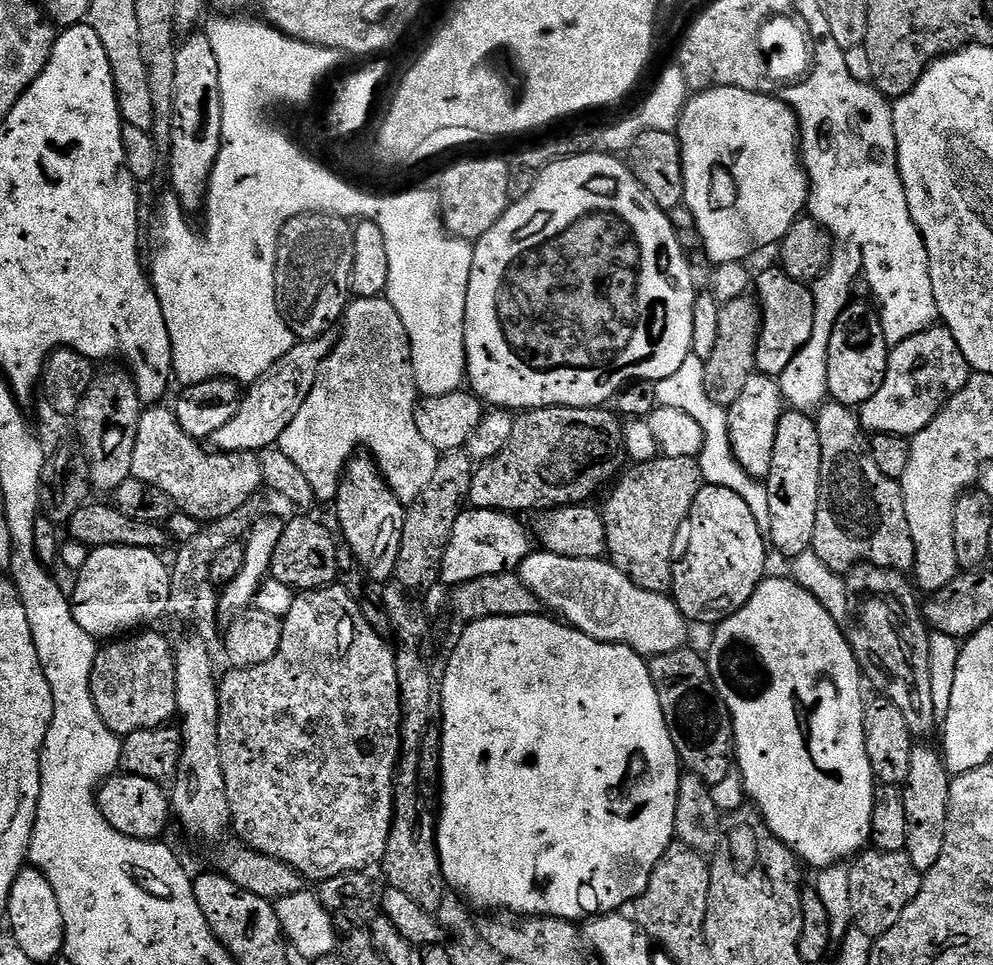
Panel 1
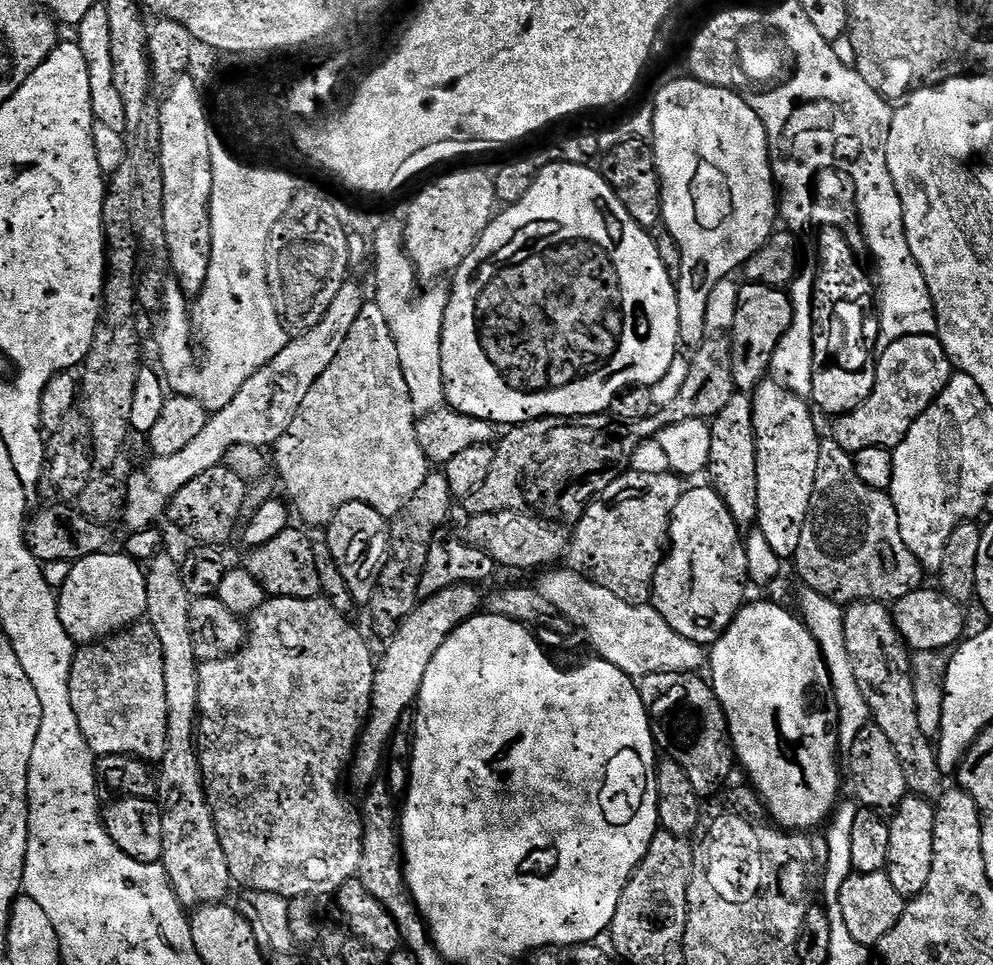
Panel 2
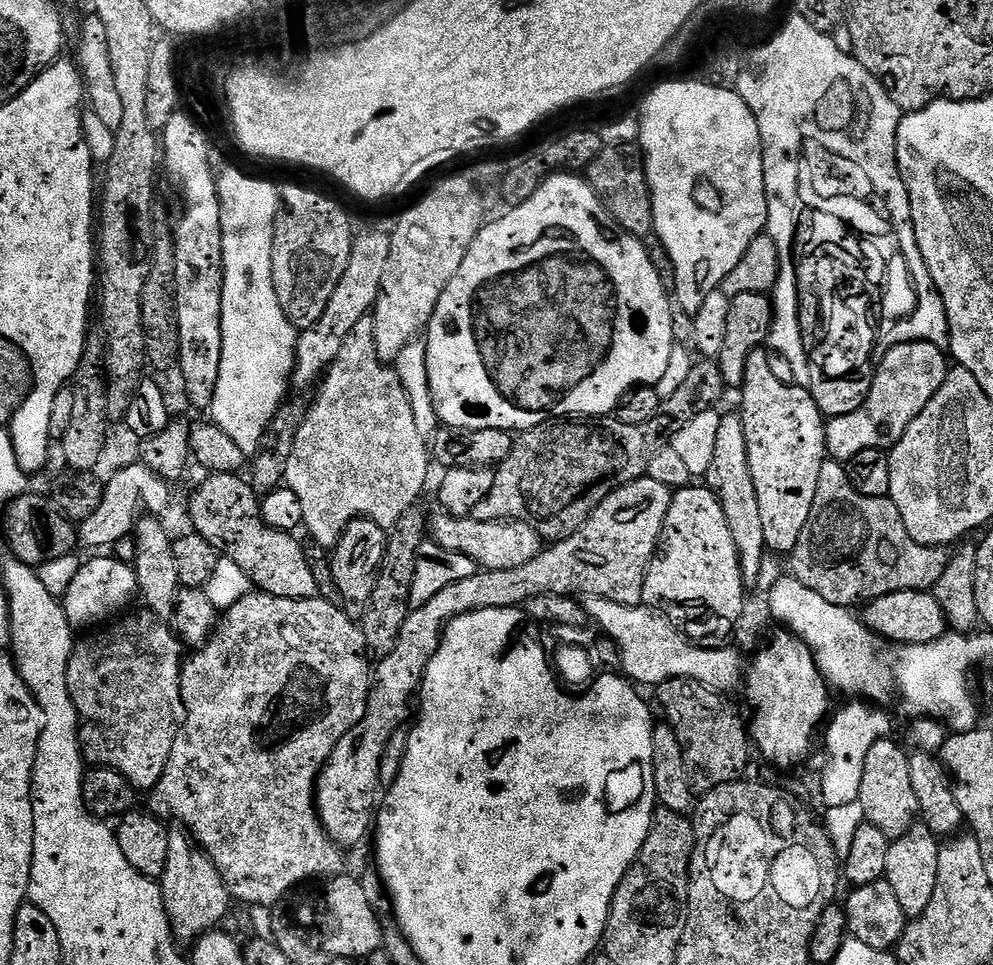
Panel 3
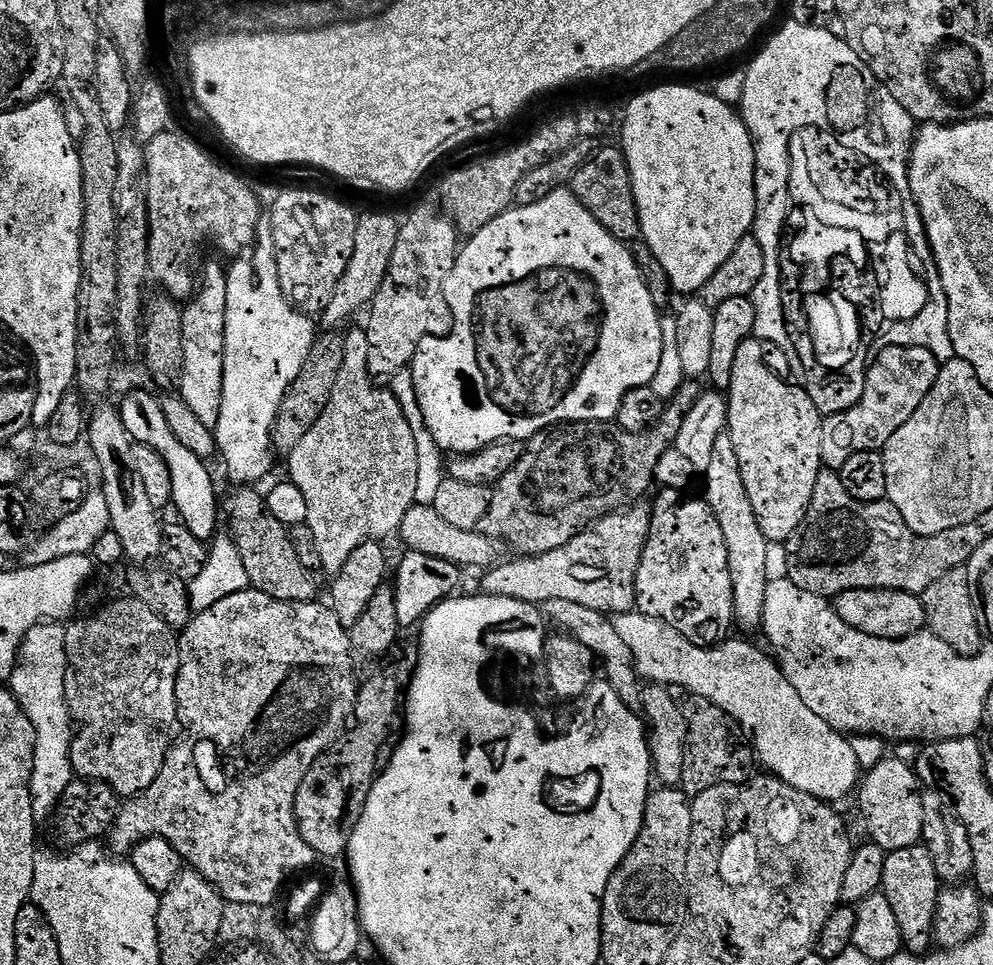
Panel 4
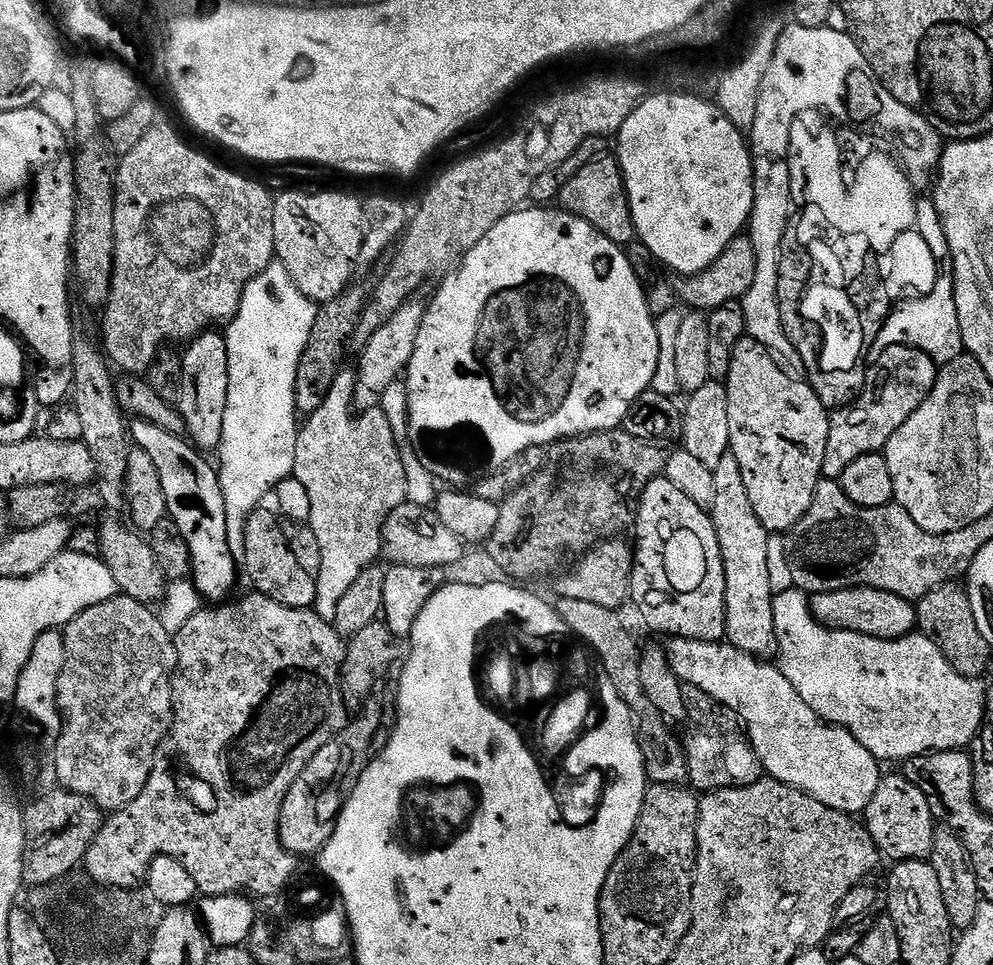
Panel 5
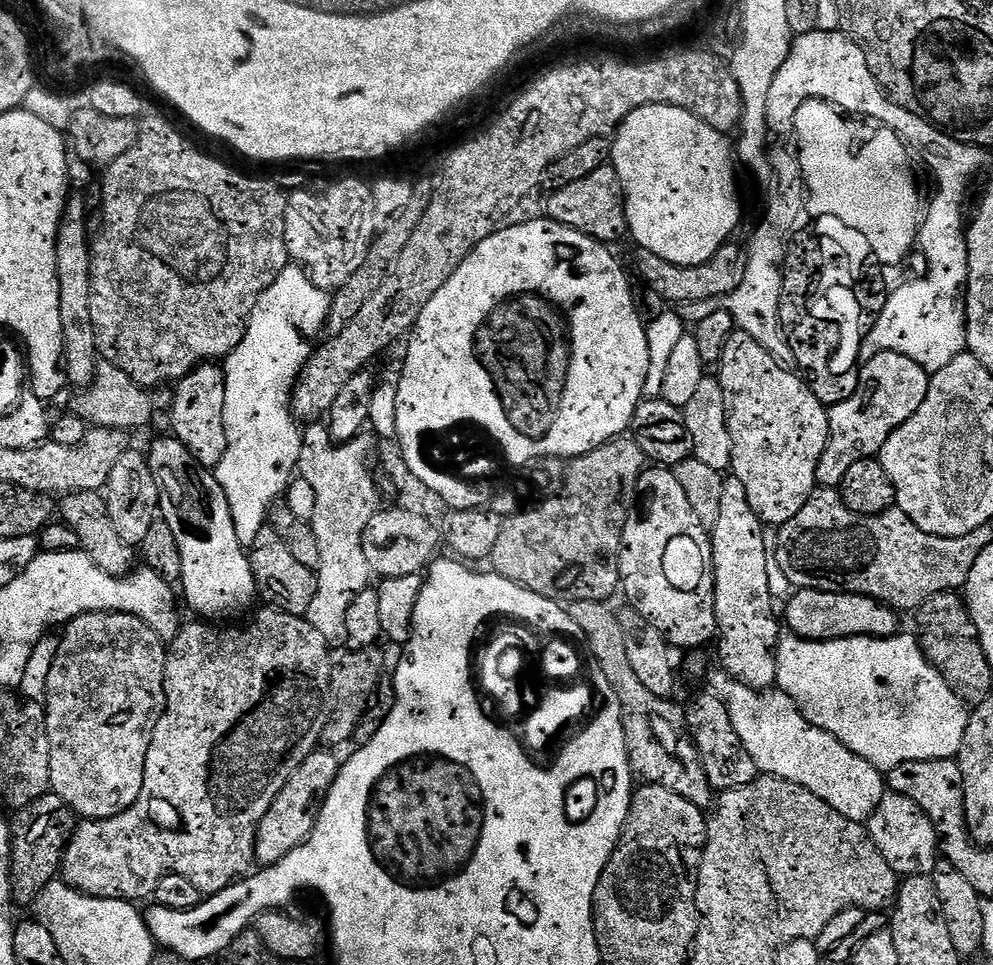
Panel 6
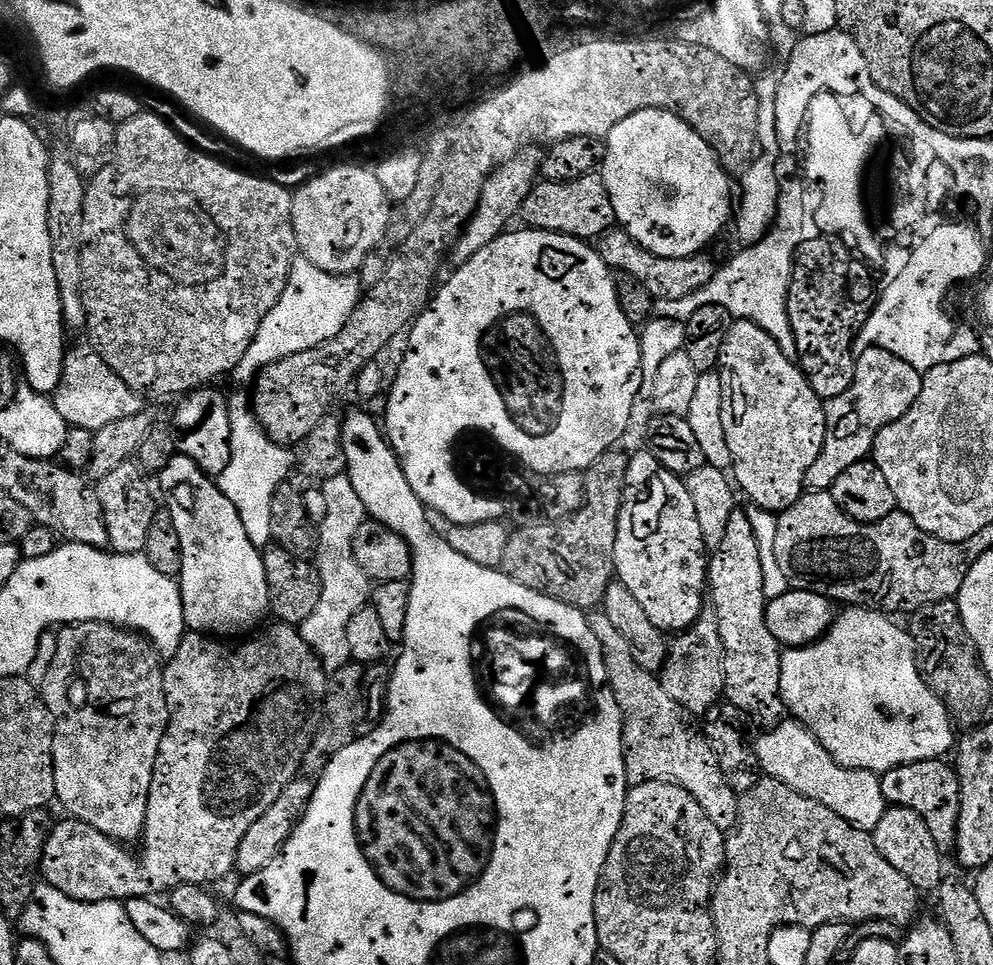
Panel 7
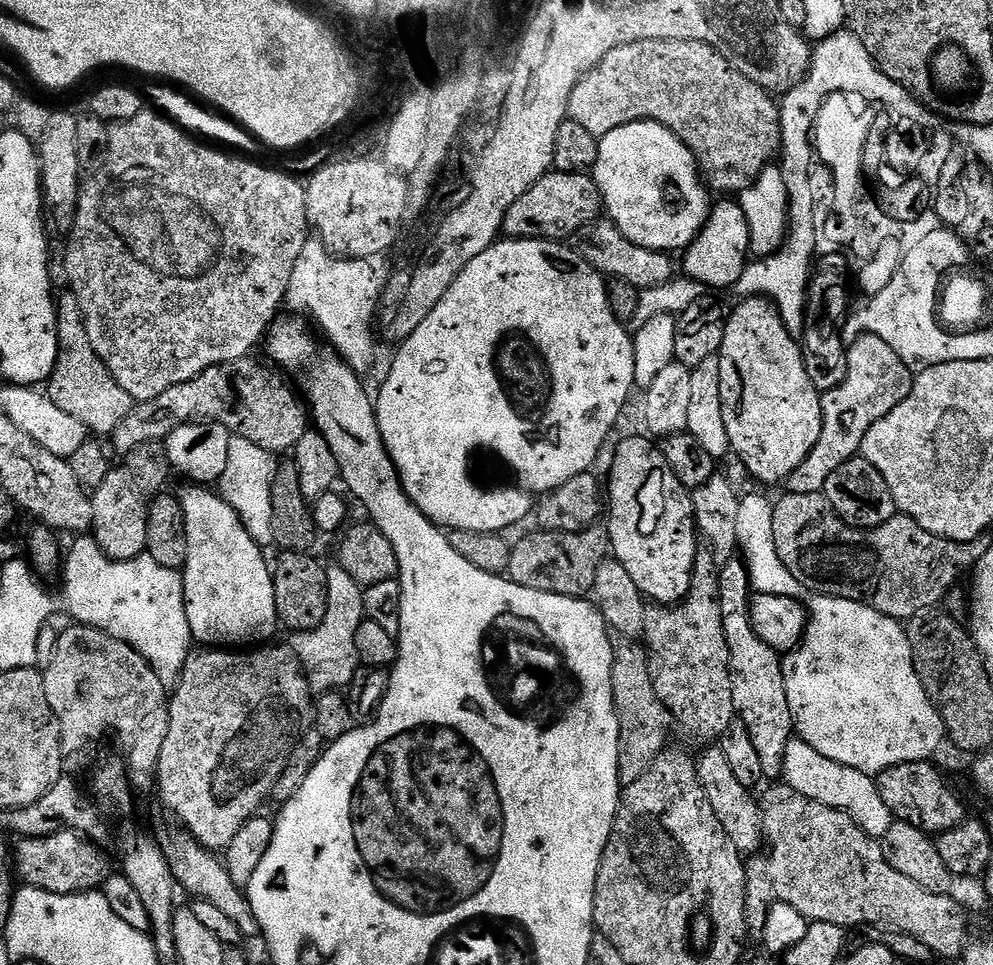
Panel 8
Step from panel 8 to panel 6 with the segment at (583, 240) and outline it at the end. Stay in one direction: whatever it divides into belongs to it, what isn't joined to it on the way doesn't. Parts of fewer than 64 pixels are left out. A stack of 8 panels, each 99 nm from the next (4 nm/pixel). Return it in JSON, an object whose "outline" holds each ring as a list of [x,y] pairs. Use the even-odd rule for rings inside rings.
{"outline":[[[736,242],[723,244],[710,258],[710,262],[698,266],[678,266],[658,258],[653,252],[641,251],[640,268],[648,279],[648,284],[664,300],[673,300],[676,306],[686,303],[701,302],[703,299],[718,298],[730,295],[746,274],[747,258],[745,249],[736,245]]]}

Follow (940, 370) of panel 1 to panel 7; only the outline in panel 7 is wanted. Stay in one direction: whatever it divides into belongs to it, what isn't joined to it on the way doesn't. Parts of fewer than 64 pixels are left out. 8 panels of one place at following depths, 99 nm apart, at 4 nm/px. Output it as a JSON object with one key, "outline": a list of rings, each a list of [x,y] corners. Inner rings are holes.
{"outline":[[[874,347],[856,357],[854,382],[846,394],[827,401],[824,405],[826,414],[826,438],[814,466],[810,466],[807,487],[812,490],[828,490],[845,470],[850,470],[854,462],[869,459],[878,434],[890,422],[898,422],[902,414],[914,406],[918,394],[922,394],[923,375],[910,362],[902,362],[898,354],[890,350]]]}

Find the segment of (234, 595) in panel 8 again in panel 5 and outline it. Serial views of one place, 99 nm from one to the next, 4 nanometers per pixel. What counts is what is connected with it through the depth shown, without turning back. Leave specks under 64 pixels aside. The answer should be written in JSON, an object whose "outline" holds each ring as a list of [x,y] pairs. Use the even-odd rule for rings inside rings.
{"outline":[[[145,420],[131,421],[130,440],[135,447],[146,450],[146,455],[154,462],[154,470],[158,470],[158,482],[162,484],[168,507],[166,516],[176,523],[178,534],[186,538],[192,563],[190,579],[197,591],[208,602],[231,597],[236,572],[238,576],[238,560],[232,556],[227,542],[226,502],[222,498],[217,469],[213,465],[211,468],[204,461],[207,459],[184,436],[170,434],[162,430],[162,426],[154,426]]]}

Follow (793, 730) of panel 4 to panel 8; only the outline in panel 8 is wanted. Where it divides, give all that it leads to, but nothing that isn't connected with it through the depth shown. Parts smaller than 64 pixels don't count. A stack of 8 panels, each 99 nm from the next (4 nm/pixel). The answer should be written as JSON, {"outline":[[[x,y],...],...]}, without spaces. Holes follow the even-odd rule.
{"outline":[[[793,738],[786,746],[782,780],[798,790],[798,794],[814,802],[822,802],[822,806],[837,808],[839,812],[846,813],[868,836],[884,836],[894,822],[890,810],[886,810],[886,802],[882,802],[882,794],[878,794],[875,779],[869,773],[842,766],[818,754],[818,750],[814,750],[814,746],[805,740]]]}

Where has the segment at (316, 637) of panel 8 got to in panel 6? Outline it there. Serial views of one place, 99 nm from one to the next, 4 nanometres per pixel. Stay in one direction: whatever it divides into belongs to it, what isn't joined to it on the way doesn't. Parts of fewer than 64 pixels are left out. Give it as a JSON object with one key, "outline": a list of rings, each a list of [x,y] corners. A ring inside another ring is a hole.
{"outline":[[[320,422],[309,423],[302,432],[298,476],[310,482],[314,490],[314,518],[310,523],[314,538],[318,538],[320,554],[320,566],[315,569],[318,590],[306,618],[332,646],[339,640],[347,641],[346,610],[350,610],[350,602],[354,602],[373,579],[370,562],[366,562],[366,553],[362,550],[362,534],[370,518],[380,511],[382,501],[376,476],[372,473],[372,452],[374,456],[378,444],[367,435],[361,434],[345,444],[337,444]]]}

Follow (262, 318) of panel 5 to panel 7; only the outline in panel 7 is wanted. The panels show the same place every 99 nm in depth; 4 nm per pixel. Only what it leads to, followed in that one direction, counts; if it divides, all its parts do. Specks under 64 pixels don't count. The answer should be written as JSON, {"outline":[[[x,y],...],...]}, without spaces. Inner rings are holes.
{"outline":[[[297,258],[290,270],[286,290],[282,290],[282,298],[278,298],[274,310],[266,314],[250,350],[246,350],[235,370],[235,379],[255,381],[257,374],[266,366],[282,358],[290,358],[290,354],[302,354],[302,350],[330,342],[330,338],[337,336],[342,326],[346,326],[361,299],[362,285],[355,275],[336,276],[314,266],[314,262]],[[247,395],[232,396],[228,401],[230,414],[230,466],[218,478],[218,483],[226,498],[234,502],[242,518],[242,526],[256,542],[257,548],[264,550],[273,543],[270,526],[270,502],[278,486],[289,479],[288,471],[292,468],[292,456],[287,447],[274,442],[262,430],[256,421],[256,414]]]}

